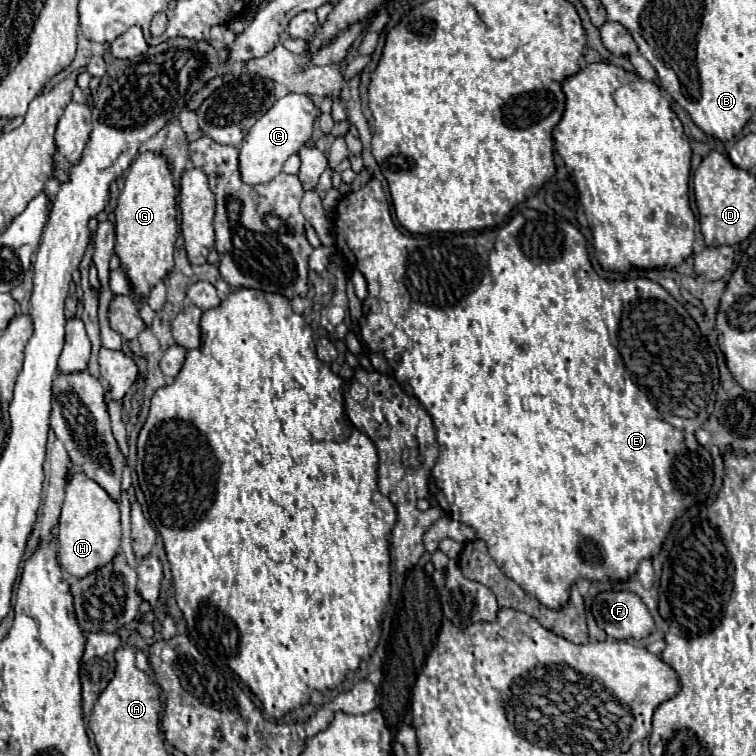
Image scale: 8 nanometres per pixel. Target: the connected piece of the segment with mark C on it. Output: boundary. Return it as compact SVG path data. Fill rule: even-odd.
M290 93L278 99L246 133L238 147L238 161L240 161L240 177L248 185L260 185L272 181L280 171L284 161L298 153L298 149L312 137L312 127L318 111L308 95Z

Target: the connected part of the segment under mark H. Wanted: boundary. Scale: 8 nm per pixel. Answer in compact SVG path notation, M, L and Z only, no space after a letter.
M82 471L70 475L66 483L64 505L58 523L58 563L72 577L86 577L94 569L106 565L120 551L122 527L118 503Z

